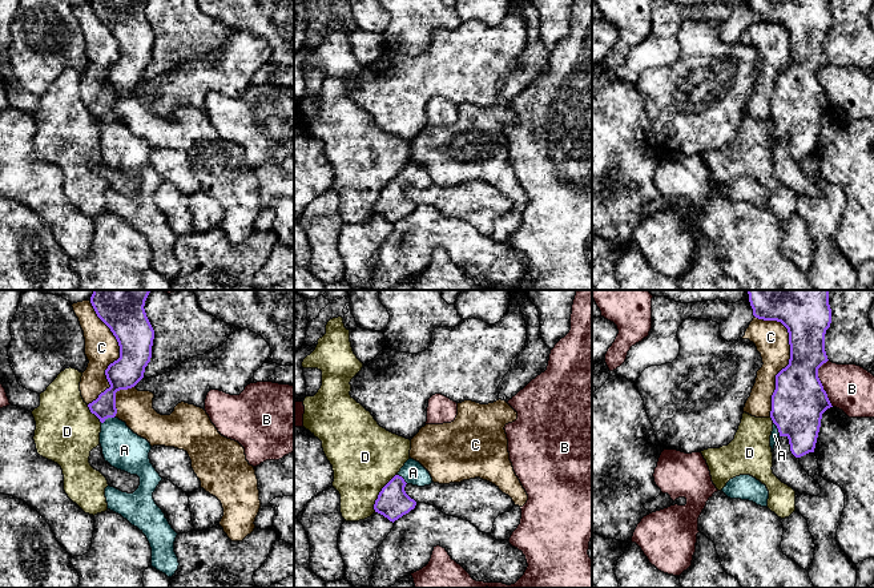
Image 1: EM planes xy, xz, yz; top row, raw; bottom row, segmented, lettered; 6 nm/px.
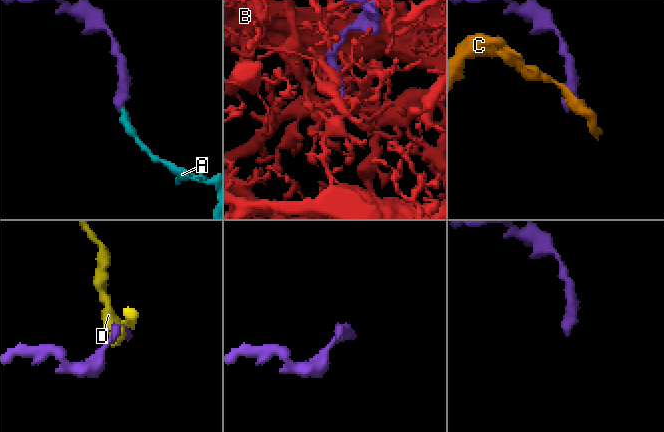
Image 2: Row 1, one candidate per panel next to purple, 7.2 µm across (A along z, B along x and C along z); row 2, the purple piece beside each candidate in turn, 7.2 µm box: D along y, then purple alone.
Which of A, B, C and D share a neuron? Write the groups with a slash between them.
A / B / C / D

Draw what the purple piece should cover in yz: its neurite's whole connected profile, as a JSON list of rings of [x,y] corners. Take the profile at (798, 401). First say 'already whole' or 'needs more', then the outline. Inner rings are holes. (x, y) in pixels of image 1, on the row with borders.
needs more; [[[748,290],[753,315],[764,321],[781,322],[789,333],[789,365],[776,375],[776,390],[772,395],[770,435],[772,452],[780,436],[789,439],[796,458],[814,452],[822,414],[833,407],[818,378],[818,368],[826,363],[825,334],[831,323],[829,290]]]

